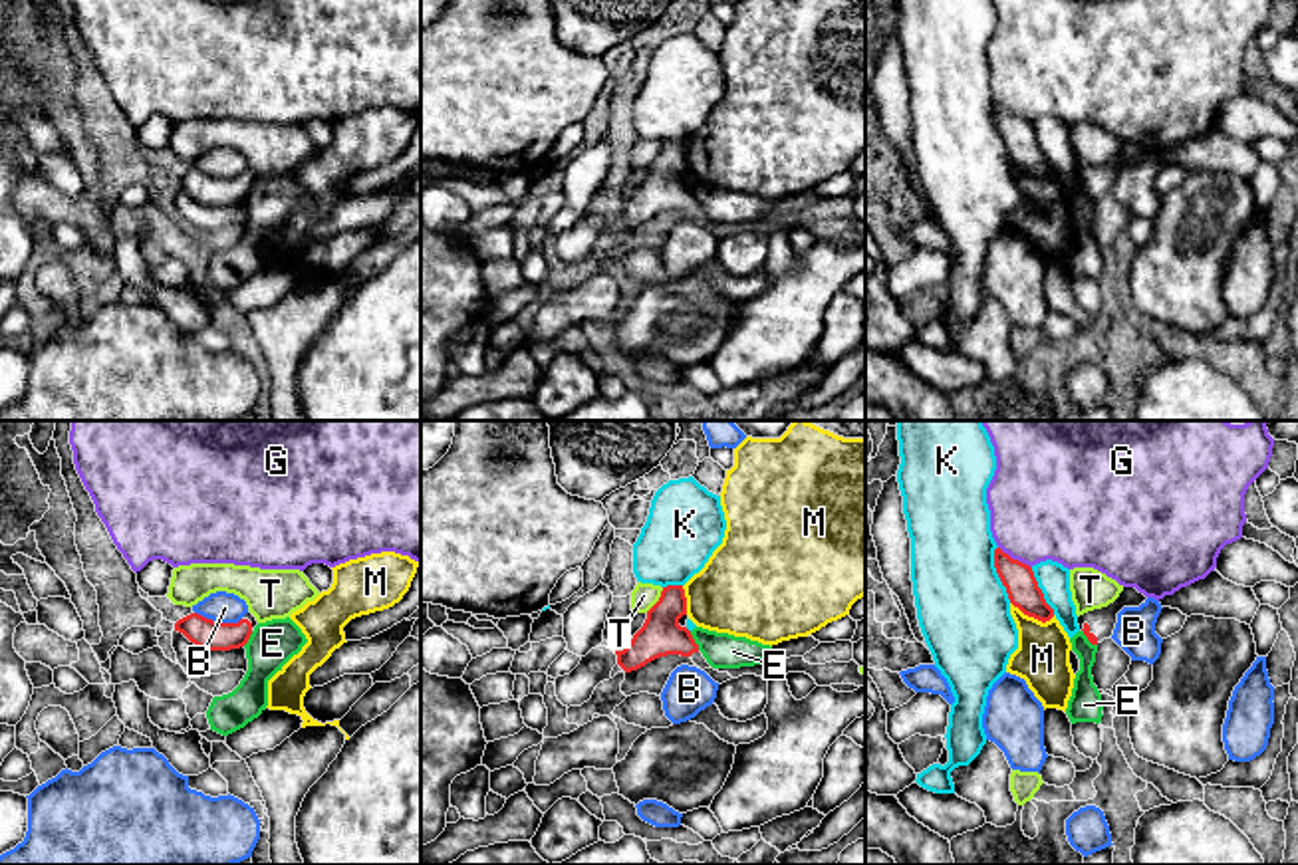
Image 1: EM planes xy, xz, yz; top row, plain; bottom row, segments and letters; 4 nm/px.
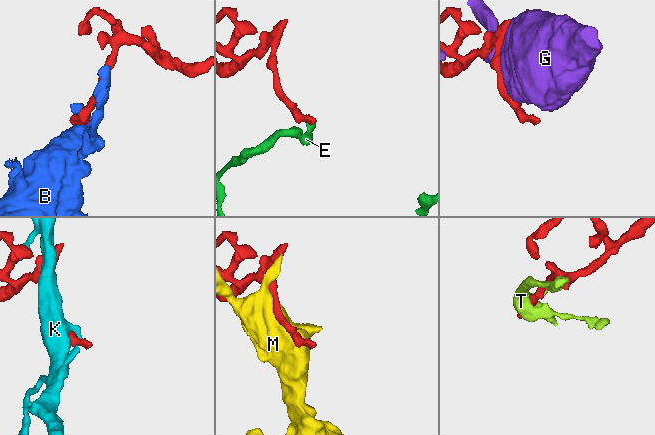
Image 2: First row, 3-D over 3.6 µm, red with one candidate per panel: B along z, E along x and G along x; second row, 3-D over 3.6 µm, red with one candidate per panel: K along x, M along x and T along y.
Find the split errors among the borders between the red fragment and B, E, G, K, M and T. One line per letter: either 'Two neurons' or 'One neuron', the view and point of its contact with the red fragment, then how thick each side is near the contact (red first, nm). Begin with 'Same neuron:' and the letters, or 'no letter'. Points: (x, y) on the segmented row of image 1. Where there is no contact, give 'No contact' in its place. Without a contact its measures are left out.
Same neuron: no letter
B: Two neurons. Touches red at xy (217, 621). Thickness 120 nm (red) against 130 nm
E: Two neurons. Touches red at xz (693, 641). Thickness 170 nm (red) against 140 nm
G: Two neurons. Touches red at yz (1015, 560). Thickness 130 nm (red) against 440 nm
K: Two neurons. Touches red at yz (997, 572). Thickness 130 nm (red) against 380 nm
M: Two neurons. Touches red at yz (1033, 616). Thickness 130 nm (red) against 220 nm
T: Two neurons. Touches red at xz (659, 600). Thickness 170 nm (red) against 100 nm

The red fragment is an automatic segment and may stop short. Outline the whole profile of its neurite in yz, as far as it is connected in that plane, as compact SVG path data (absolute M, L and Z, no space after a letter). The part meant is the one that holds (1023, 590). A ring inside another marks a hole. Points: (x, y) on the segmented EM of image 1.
M996 548L994 567L1014 607L1042 623L1054 617L1054 609L1046 603L1030 565L1012 559L1008 554Z

